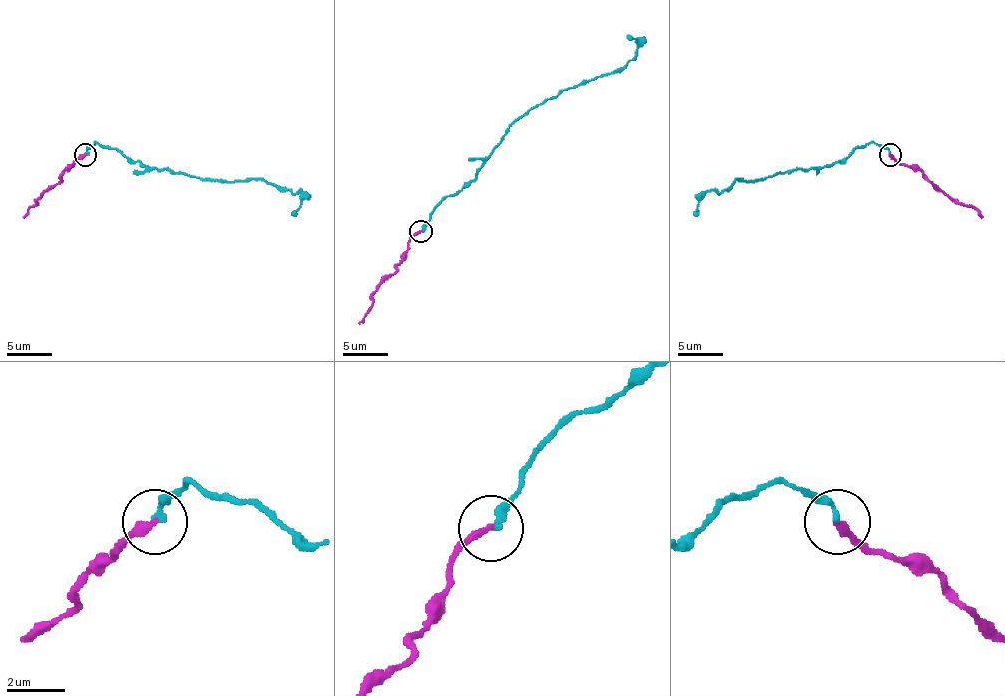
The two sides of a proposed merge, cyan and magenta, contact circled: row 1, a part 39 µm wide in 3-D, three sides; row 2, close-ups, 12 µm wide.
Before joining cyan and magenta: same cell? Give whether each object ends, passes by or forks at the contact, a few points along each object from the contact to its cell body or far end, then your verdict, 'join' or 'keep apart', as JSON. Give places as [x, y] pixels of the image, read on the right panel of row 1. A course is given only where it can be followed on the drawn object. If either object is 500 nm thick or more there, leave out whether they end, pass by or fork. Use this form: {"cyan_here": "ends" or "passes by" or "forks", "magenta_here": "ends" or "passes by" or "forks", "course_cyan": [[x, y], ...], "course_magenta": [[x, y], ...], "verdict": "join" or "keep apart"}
{"cyan_here": "ends", "magenta_here": "ends", "course_cyan": [[889, 155], [887, 148], [869, 142], [836, 164], [749, 182], [735, 180], [720, 193], [706, 193], [693, 215]], "course_magenta": [[889, 155], [898, 164], [916, 166], [947, 195], [970, 204], [983, 217]], "verdict": "join"}

